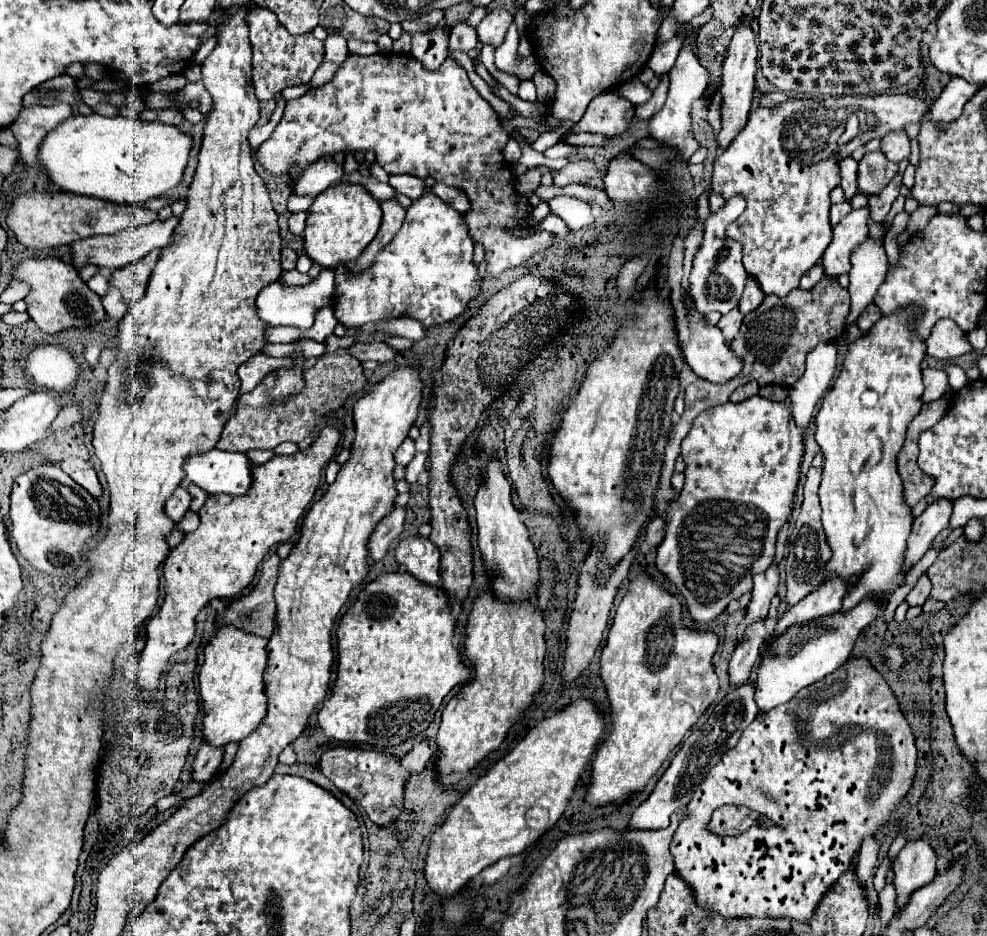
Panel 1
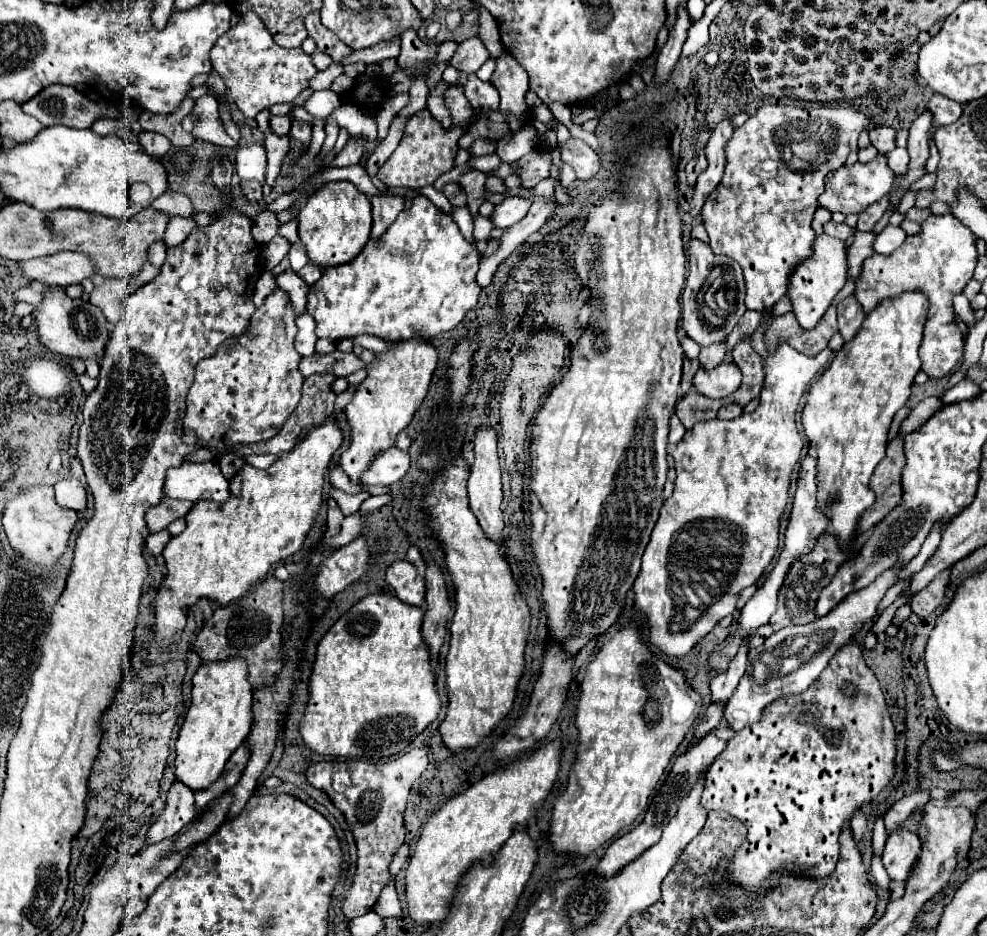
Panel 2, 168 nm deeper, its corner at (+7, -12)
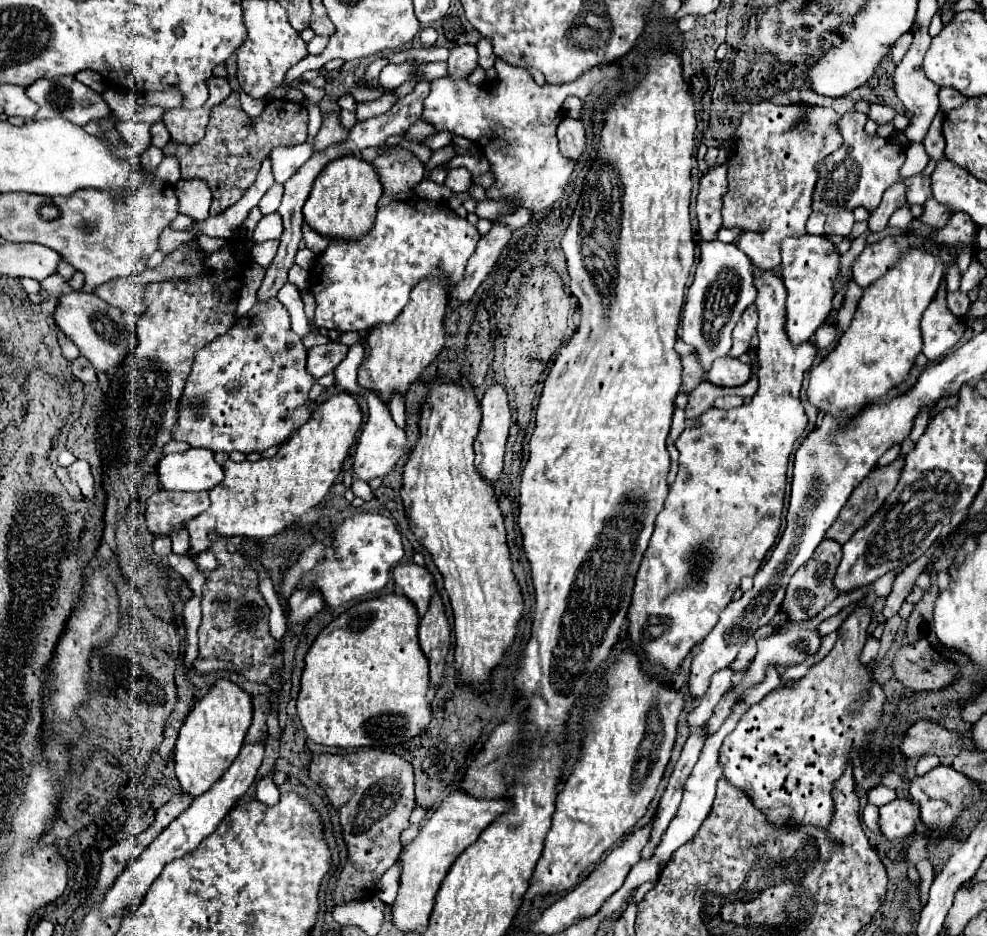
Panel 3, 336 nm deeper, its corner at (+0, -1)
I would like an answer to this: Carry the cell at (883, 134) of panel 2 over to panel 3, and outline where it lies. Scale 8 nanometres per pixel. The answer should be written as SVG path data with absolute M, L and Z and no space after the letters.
M870 104L870 114L868 114L868 118L872 118L874 122L878 122L878 124L882 126L882 124L890 124L890 122L896 118L896 112L894 112L894 108L890 108L890 106Z

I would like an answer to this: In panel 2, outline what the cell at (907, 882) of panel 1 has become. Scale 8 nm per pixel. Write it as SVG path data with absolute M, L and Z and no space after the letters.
M903 827L891 831L887 835L883 849L883 865L889 877L895 881L905 881L919 851L921 851L921 841L917 833L907 831Z

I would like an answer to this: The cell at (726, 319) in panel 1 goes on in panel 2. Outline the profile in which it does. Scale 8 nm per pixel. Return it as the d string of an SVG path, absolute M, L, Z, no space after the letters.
M719 343L715 347L703 347L699 353L699 365L705 371L711 371L719 363L723 363L723 359L725 359L725 343Z

